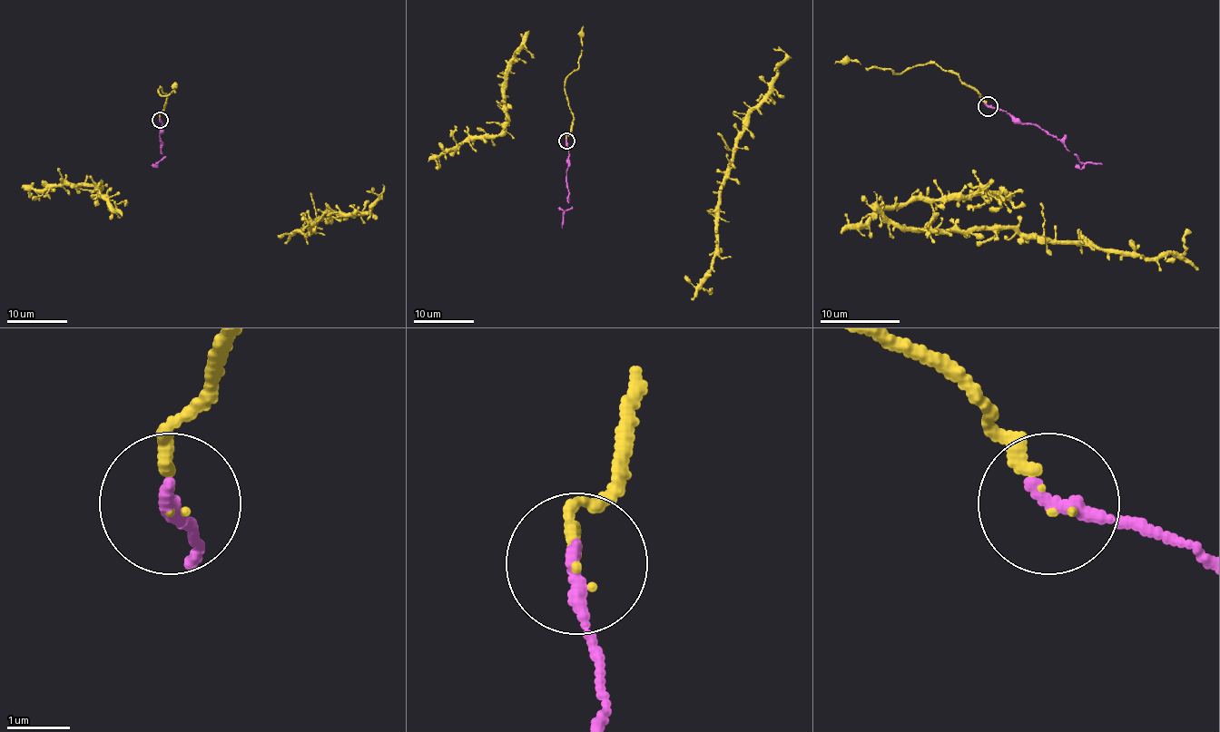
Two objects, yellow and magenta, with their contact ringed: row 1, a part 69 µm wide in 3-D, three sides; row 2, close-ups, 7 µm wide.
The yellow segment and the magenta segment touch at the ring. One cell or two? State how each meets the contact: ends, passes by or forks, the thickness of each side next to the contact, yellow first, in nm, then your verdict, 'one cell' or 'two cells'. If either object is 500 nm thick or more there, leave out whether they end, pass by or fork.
yellow ends | magenta ends | 120/260 nm | one cell

